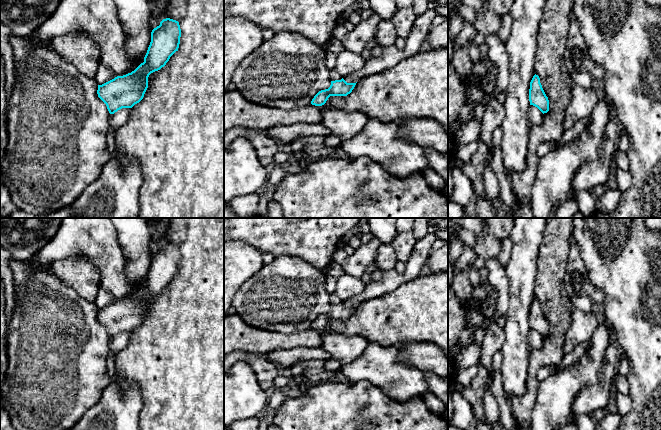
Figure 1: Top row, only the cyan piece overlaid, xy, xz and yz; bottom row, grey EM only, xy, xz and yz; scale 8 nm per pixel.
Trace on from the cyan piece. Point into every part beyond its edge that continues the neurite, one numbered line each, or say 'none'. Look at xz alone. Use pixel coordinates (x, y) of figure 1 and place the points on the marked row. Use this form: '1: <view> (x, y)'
1: xz (345, 125)

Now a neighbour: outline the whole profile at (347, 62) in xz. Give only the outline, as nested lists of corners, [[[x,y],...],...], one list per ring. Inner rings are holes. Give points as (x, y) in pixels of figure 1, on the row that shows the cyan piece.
[[[344,49],[338,53],[336,70],[342,77],[348,76],[349,74],[360,70],[366,64],[366,59],[361,54],[356,54],[353,51]]]

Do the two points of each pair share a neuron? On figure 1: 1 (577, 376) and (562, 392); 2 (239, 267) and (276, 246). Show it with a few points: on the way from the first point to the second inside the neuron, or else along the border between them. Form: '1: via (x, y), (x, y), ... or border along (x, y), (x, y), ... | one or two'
1: via (573, 380), (565, 388) | one
2: border along (242, 241), (253, 245), (262, 253) | two

